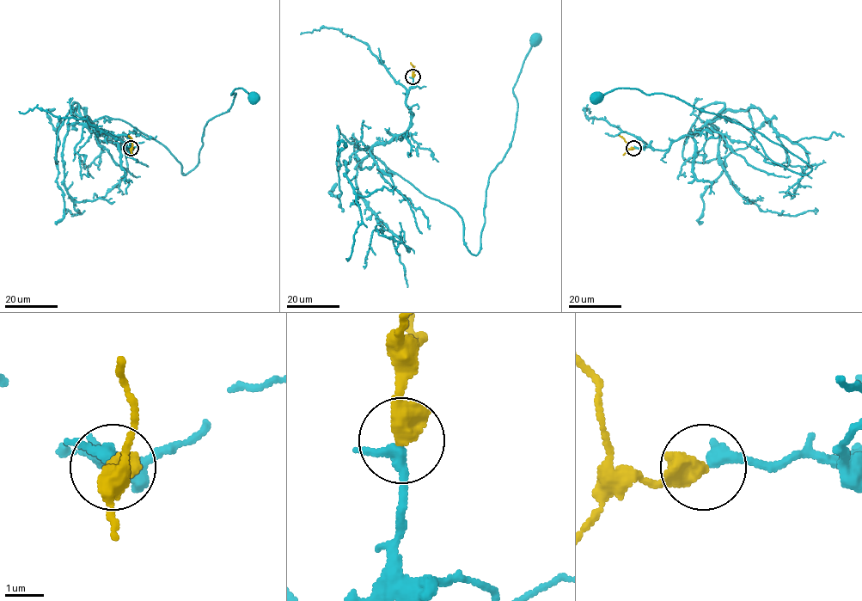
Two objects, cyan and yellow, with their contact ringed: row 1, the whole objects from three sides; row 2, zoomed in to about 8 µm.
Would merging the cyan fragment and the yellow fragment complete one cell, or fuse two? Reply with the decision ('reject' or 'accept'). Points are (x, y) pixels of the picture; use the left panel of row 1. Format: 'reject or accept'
accept

